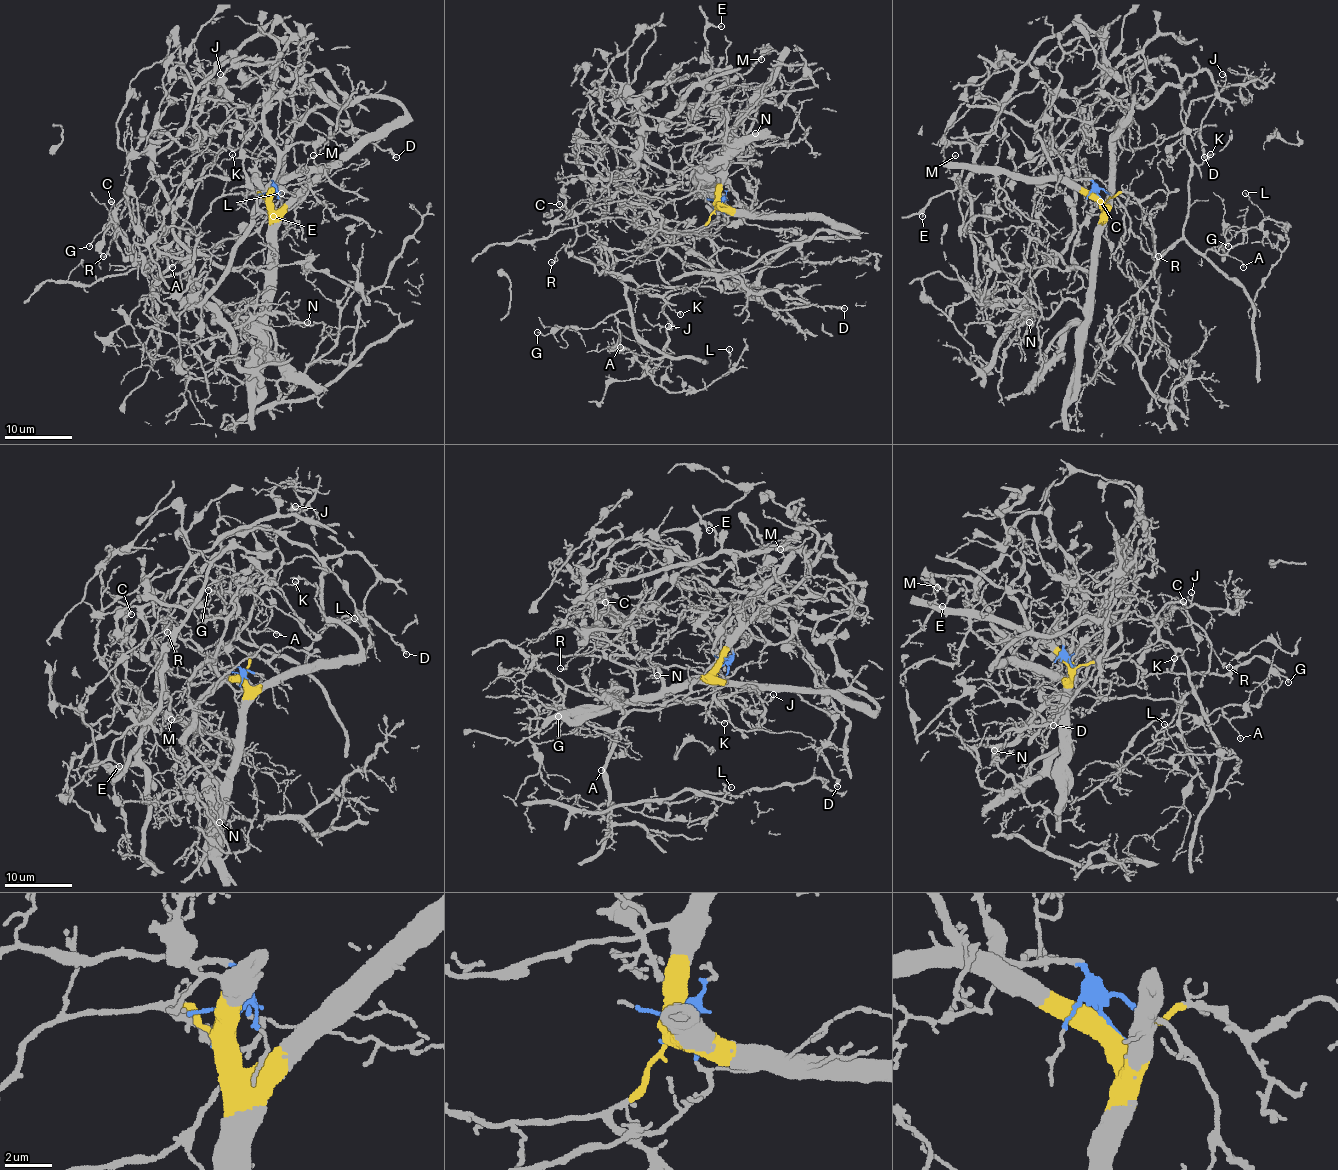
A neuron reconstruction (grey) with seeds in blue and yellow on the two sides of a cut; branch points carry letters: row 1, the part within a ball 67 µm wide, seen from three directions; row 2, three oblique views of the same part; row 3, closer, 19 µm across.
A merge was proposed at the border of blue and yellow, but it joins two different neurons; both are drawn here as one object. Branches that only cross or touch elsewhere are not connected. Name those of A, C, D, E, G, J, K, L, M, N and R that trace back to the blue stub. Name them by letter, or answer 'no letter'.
A, C, G, J, K, L, R

